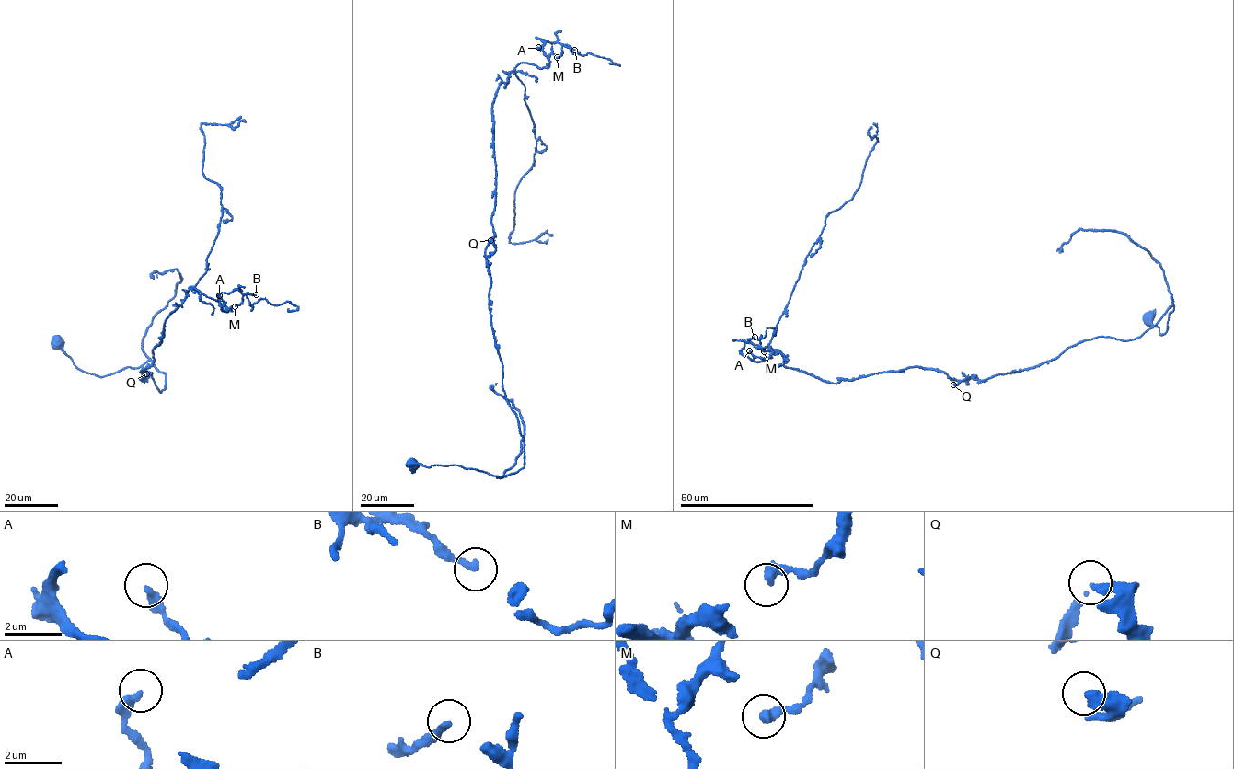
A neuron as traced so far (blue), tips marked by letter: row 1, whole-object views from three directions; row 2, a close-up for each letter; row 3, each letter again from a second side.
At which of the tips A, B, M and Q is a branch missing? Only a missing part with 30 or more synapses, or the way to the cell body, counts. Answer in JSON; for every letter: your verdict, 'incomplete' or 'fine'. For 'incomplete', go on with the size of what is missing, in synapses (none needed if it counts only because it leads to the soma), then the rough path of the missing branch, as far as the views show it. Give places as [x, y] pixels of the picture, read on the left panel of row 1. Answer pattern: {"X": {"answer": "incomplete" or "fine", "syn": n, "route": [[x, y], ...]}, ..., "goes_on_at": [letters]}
{"A": {"answer": "fine"}, "B": {"answer": "fine"}, "M": {"answer": "fine"}, "Q": {"answer": "fine"}, "goes_on_at": []}

